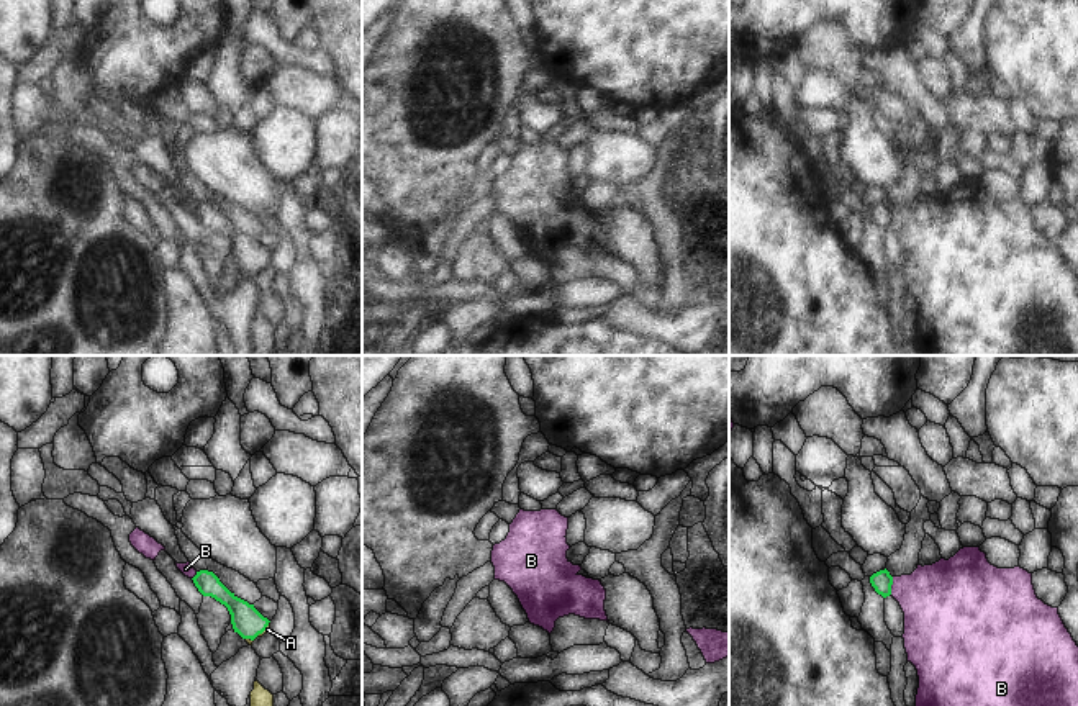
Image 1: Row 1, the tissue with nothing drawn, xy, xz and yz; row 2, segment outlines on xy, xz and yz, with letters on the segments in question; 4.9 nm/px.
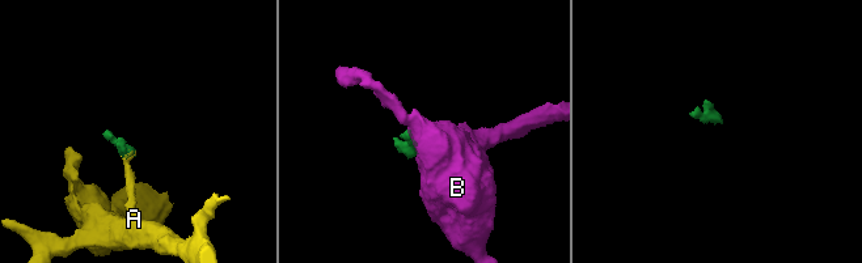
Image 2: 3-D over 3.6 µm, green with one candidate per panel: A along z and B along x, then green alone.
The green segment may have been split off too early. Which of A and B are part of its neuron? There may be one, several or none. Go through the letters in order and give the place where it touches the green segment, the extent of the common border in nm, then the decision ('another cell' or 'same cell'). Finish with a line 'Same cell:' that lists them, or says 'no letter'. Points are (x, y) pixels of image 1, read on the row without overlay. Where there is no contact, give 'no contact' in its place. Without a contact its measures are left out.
A: xy (259, 266) | 150 nm | same cell
B: yz (892, 217) | 90 nm | another cell
Same cell: A

